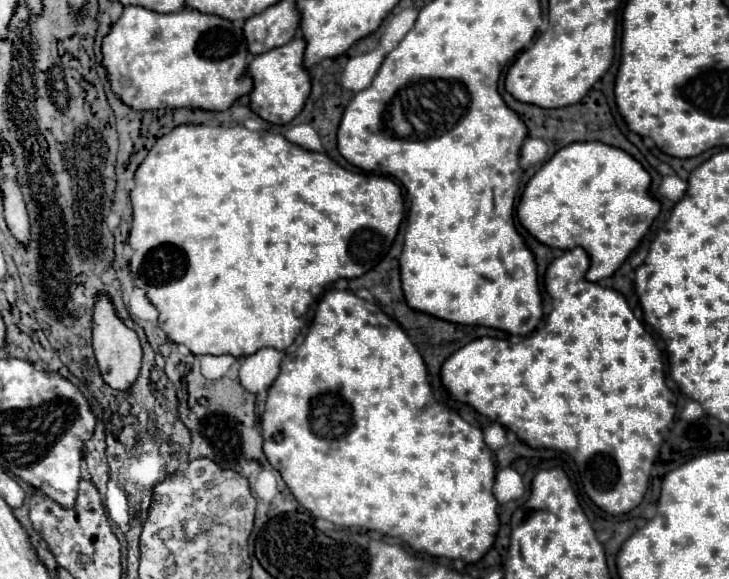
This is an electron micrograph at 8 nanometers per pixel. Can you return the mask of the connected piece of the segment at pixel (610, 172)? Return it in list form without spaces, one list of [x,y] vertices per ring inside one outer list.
[[[573,142],[527,182],[517,204],[517,218],[545,246],[561,250],[581,246],[591,260],[585,278],[599,282],[625,262],[659,214],[659,202],[647,194],[649,184],[649,172],[627,152],[601,142]]]

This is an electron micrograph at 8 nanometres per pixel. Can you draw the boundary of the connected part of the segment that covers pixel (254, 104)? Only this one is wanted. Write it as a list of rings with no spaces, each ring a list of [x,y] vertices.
[[[295,38],[285,46],[279,46],[279,48],[273,48],[271,52],[255,56],[245,70],[245,78],[253,80],[249,106],[257,116],[261,116],[269,124],[289,124],[301,112],[309,96],[309,90],[311,90],[309,72],[301,66],[303,50],[305,50],[305,42],[301,38]]]

